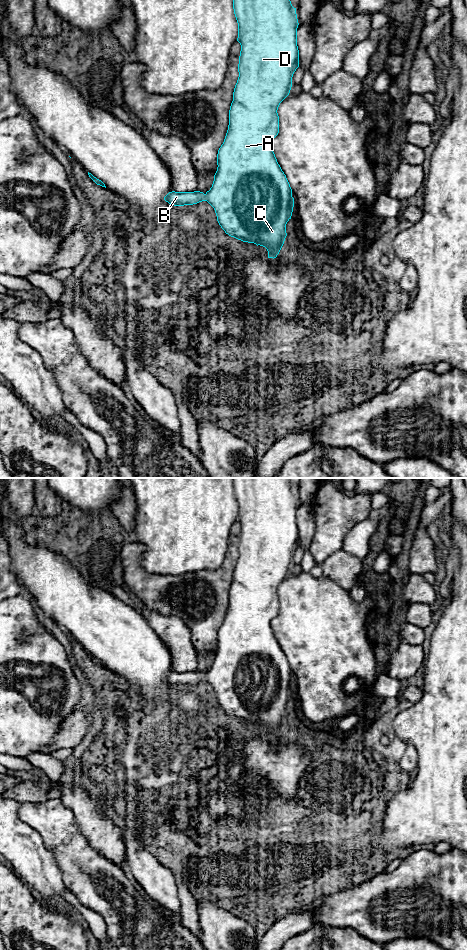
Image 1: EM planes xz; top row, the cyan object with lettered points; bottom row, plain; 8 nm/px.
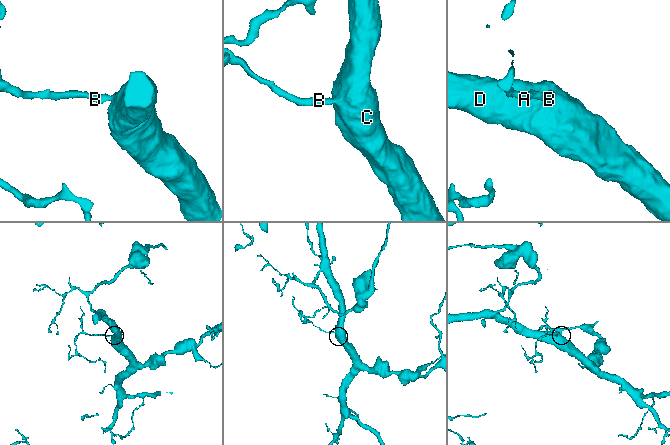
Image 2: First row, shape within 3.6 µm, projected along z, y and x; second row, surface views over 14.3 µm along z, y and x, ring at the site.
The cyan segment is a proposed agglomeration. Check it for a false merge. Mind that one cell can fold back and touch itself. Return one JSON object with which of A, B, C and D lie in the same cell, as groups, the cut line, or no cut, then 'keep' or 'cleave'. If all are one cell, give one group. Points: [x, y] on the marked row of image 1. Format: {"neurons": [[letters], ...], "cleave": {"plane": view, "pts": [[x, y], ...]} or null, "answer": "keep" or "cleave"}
{"neurons": [["A", "B", "C", "D"]], "cleave": null, "answer": "keep"}

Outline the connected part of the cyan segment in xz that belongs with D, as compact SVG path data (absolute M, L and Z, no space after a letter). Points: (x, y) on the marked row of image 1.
M233 0L234 14L238 23L238 38L237 41L241 45L241 51L239 56L238 72L239 77L233 92L233 101L229 110L229 125L223 144L218 150L217 154L217 171L214 175L214 181L212 187L205 194L200 191L194 192L169 192L164 200L174 206L193 205L202 201L207 201L215 210L217 221L221 228L231 237L248 243L254 243L257 246L263 246L268 251L268 258L276 258L279 254L285 238L286 224L291 219L294 198L292 197L292 189L286 178L286 175L282 171L280 165L277 162L275 154L271 147L271 141L279 133L279 116L277 113L280 103L289 95L292 87L292 77L296 69L299 67L299 50L297 46L297 28L298 19L296 14L296 8L291 4L290 0Z

